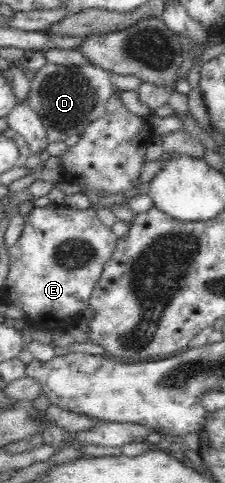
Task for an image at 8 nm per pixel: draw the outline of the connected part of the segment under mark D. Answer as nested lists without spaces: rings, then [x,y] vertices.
[[[46,63],[30,80],[29,105],[41,119],[48,144],[63,142],[72,135],[81,135],[86,128],[106,113],[106,106],[115,88],[109,73],[93,64],[57,65]]]

